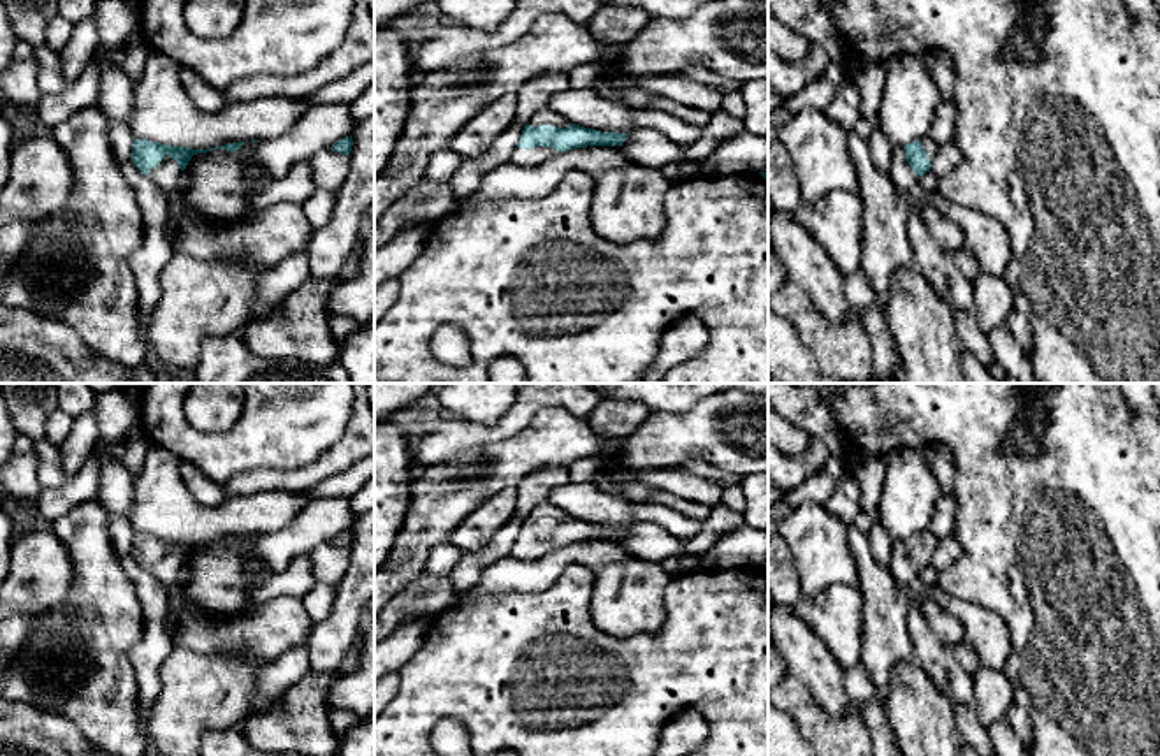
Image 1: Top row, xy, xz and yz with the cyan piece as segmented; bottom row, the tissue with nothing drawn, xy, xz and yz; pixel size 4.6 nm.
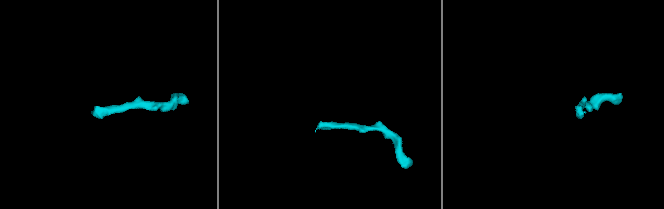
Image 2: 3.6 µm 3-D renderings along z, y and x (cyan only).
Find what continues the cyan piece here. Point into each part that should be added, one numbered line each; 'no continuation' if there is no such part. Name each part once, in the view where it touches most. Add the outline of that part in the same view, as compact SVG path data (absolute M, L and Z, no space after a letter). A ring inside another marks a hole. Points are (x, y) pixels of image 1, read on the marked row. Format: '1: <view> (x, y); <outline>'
1: xy (166, 174); M169 155L156 167L149 169L151 179L165 192L169 207L179 213L185 209L185 193L178 188L181 172L178 162Z
2: xz (522, 157); M538 146L538 148L531 148L531 149L517 148L513 151L513 158L510 162L518 167L534 167L555 155L559 155L557 149L545 148L545 146Z

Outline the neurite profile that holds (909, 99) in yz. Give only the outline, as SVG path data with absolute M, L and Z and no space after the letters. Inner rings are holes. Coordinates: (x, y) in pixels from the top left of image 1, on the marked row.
M905 55L888 62L879 127L895 146L928 135L933 111L940 104L937 84L926 70L926 58Z

